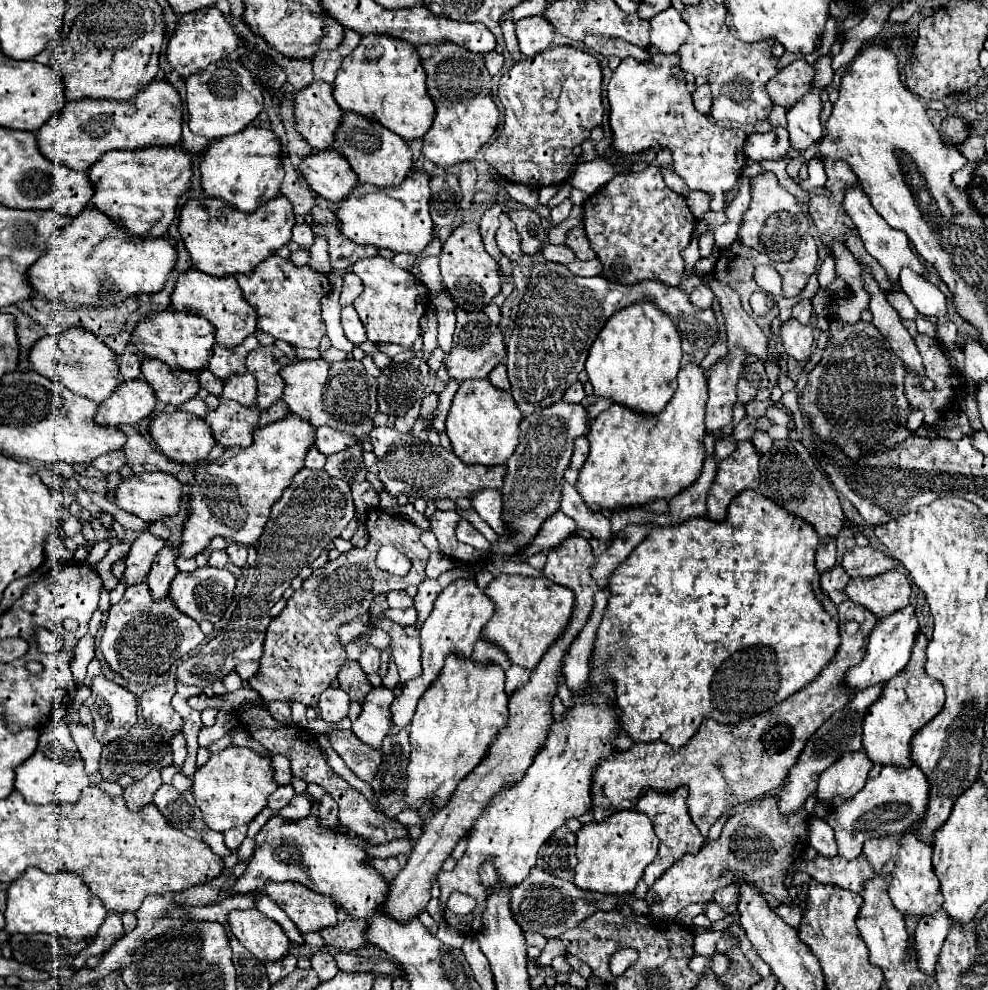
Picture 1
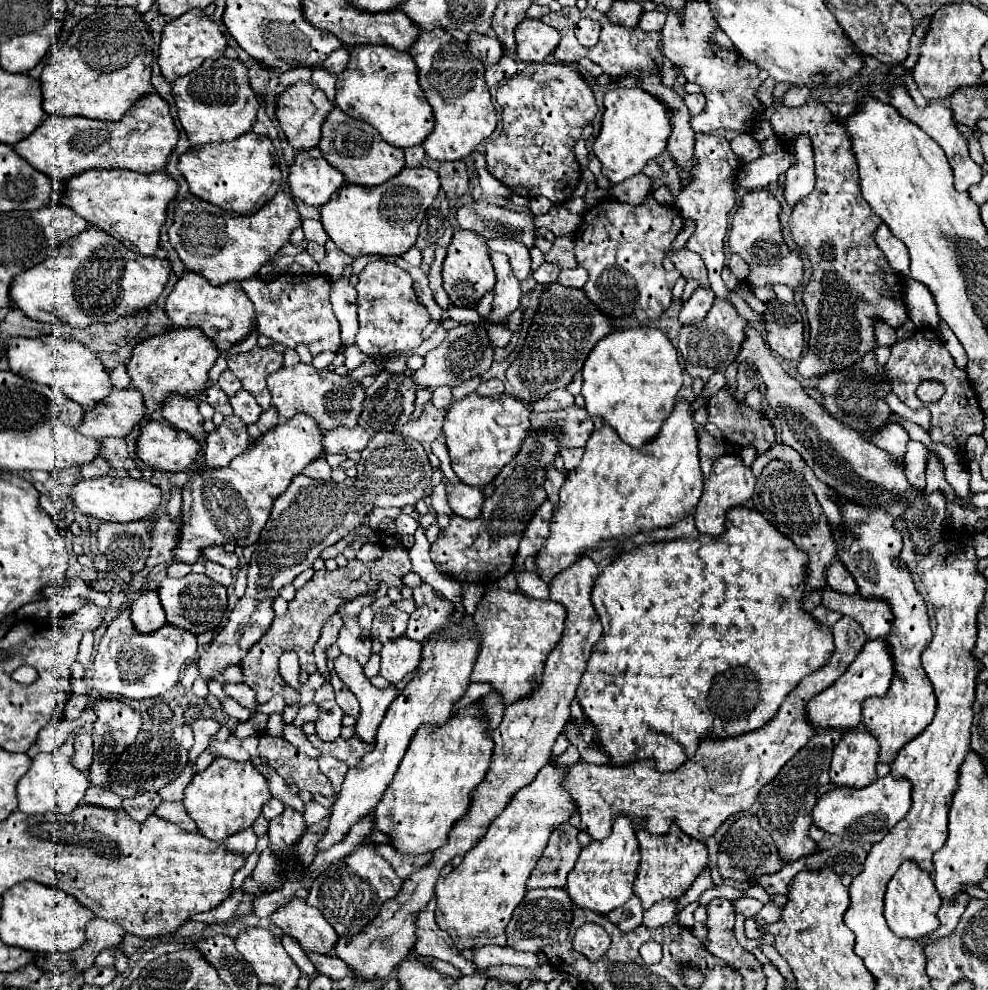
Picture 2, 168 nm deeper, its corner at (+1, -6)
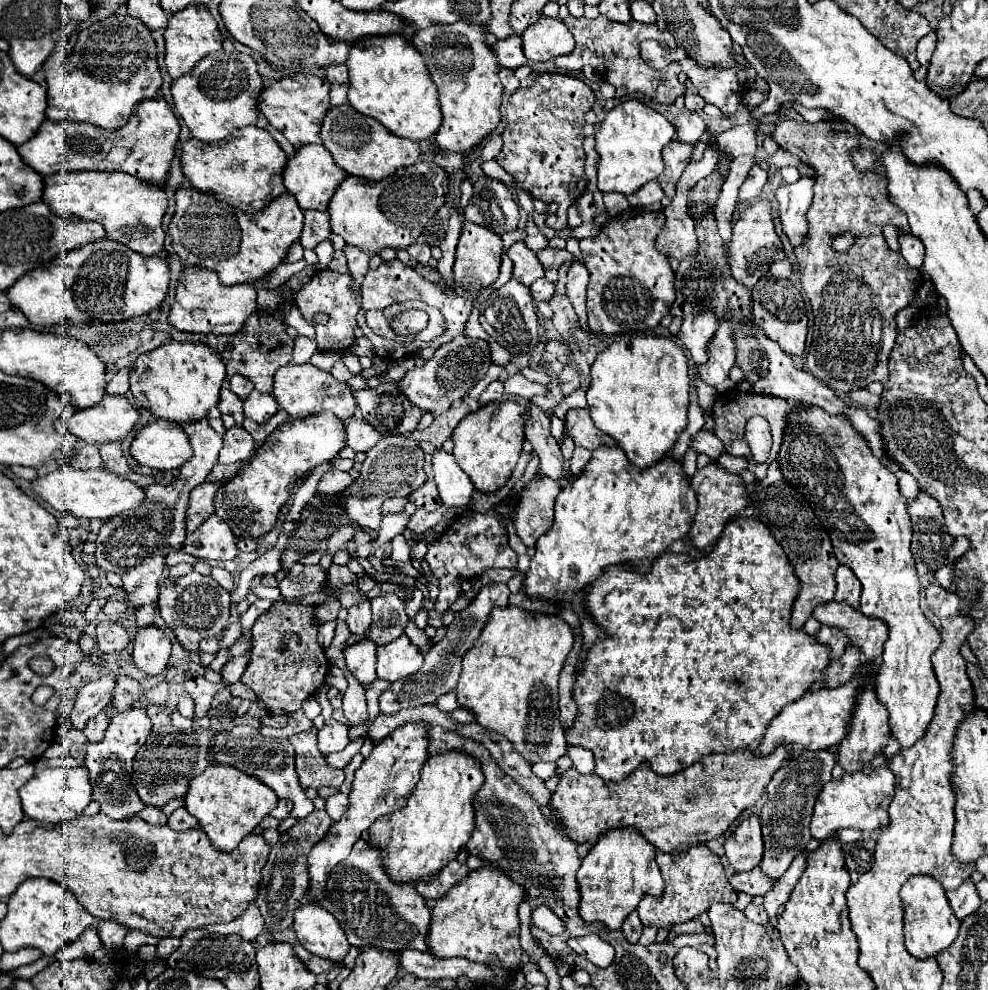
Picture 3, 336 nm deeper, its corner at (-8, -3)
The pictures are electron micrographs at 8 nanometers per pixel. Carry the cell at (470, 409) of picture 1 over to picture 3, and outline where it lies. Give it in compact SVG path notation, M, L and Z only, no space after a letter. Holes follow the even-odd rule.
M525 398L489 402L479 410L467 414L453 430L453 456L457 464L463 468L463 472L467 472L477 490L489 494L509 480L511 470L519 460L521 446L525 442L525 416L529 412L529 406L531 402Z

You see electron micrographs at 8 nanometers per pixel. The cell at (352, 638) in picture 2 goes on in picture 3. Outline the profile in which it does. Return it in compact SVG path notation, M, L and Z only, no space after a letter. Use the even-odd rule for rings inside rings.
M363 602L363 604L349 608L347 626L349 626L351 634L355 634L357 638L367 638L369 628L371 628L371 606L369 606L369 602Z

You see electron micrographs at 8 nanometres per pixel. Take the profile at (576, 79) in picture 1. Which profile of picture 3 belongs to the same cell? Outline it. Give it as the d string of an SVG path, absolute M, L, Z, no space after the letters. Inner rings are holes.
M557 72L537 74L531 86L519 88L507 102L507 128L501 134L503 148L495 160L533 198L559 204L557 216L547 216L547 226L555 230L567 226L567 208L587 188L581 128L585 124L583 116L593 104L595 94L583 80Z

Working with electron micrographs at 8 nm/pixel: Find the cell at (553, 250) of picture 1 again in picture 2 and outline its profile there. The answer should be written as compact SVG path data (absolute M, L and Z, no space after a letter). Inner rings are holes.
M542 263L542 265L540 265L540 269L532 273L532 277L536 279L536 283L538 283L538 285L550 285L550 283L554 283L554 281L558 279L558 273L560 273L558 265Z

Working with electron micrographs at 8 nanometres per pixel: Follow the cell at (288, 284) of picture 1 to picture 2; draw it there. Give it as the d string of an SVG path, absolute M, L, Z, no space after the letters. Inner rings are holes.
M278 275L274 281L264 281L260 277L252 277L242 283L248 299L254 303L258 331L262 335L272 337L276 343L286 347L296 347L298 343L306 343L312 355L322 351L338 351L342 347L340 341L340 323L332 313L330 305L330 279L324 275Z

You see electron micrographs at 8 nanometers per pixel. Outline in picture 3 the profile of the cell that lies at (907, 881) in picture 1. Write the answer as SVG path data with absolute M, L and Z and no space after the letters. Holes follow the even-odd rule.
M917 874L911 876L901 888L901 906L903 906L903 930L905 930L905 948L915 958L937 956L945 950L955 938L959 930L959 920L949 908L943 886L931 876Z

